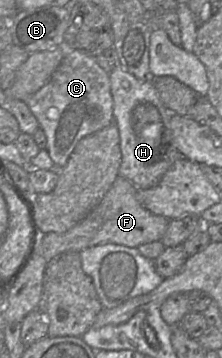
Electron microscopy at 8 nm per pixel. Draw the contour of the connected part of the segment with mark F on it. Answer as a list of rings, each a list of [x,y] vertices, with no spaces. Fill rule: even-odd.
[[[118,176],[101,202],[79,223],[64,233],[40,234],[35,253],[48,262],[64,252],[81,252],[104,244],[118,244],[138,248],[142,244],[161,241],[169,221],[145,209],[137,200],[138,188],[124,177]]]

